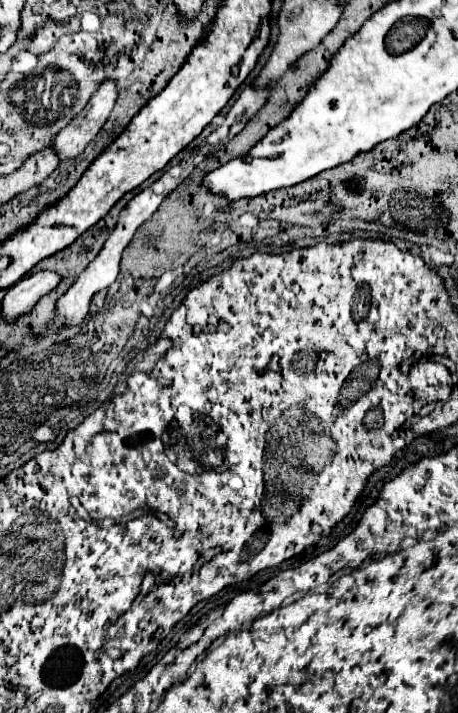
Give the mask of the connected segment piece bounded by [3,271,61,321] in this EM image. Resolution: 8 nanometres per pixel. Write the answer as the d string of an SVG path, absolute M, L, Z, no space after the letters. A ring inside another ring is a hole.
M39 271L39 273L33 273L31 277L21 279L17 285L13 285L7 291L3 299L3 317L7 321L15 321L19 315L31 313L37 299L53 291L59 281L61 277L53 271Z

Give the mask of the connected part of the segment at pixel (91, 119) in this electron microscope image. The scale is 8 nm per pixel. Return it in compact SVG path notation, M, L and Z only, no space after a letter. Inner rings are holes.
M105 81L93 91L85 109L79 115L75 115L71 123L63 127L55 137L53 145L61 161L83 153L83 149L107 121L115 105L115 99L117 99L117 85L113 81Z

